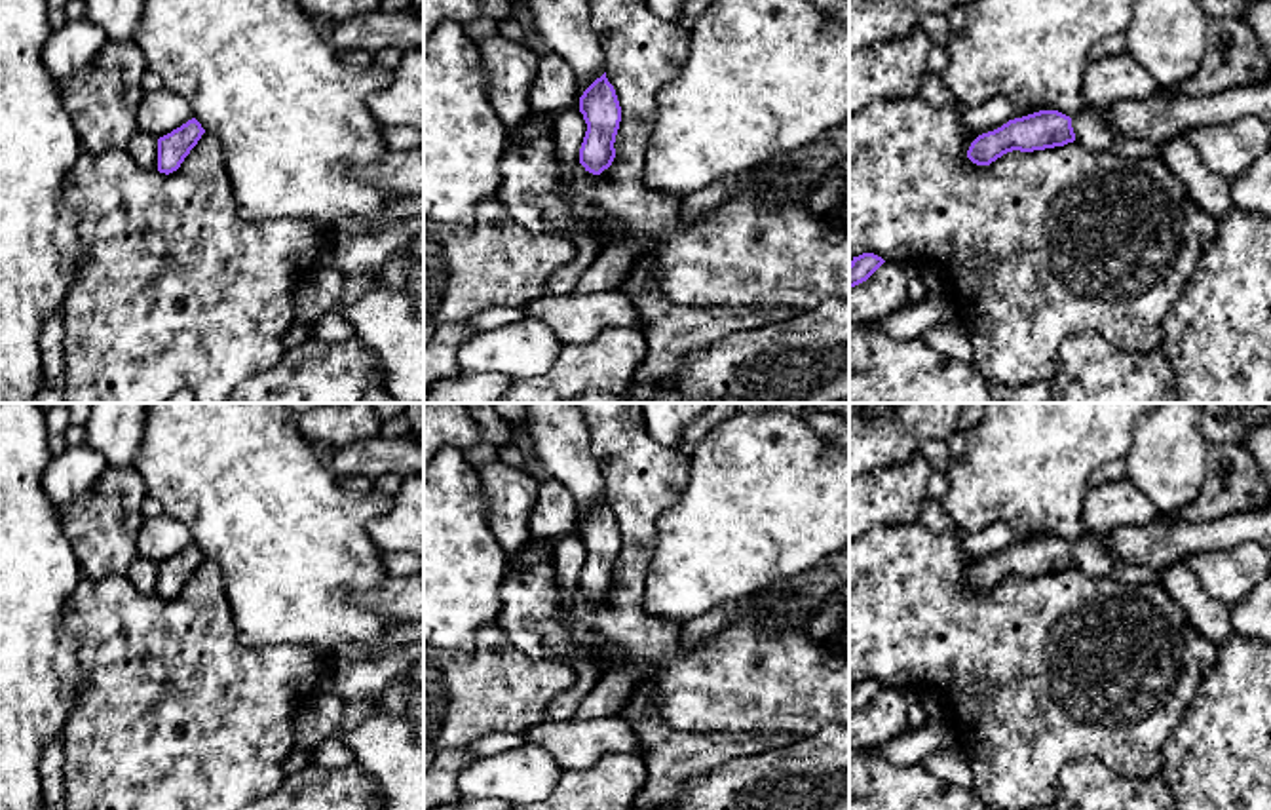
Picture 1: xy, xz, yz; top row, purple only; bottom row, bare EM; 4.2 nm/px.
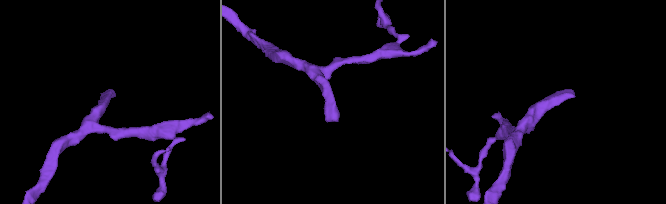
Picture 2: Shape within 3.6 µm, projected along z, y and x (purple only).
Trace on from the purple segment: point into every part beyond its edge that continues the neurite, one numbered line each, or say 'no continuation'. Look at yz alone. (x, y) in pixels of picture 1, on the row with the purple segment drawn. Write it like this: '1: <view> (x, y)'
1: yz (1091, 132)

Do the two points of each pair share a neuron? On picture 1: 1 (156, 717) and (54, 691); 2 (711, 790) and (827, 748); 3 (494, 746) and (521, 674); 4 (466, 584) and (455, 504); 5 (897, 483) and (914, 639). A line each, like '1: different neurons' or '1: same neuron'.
1: different neurons
2: same neuron
3: different neurons
4: same neuron
5: different neurons

